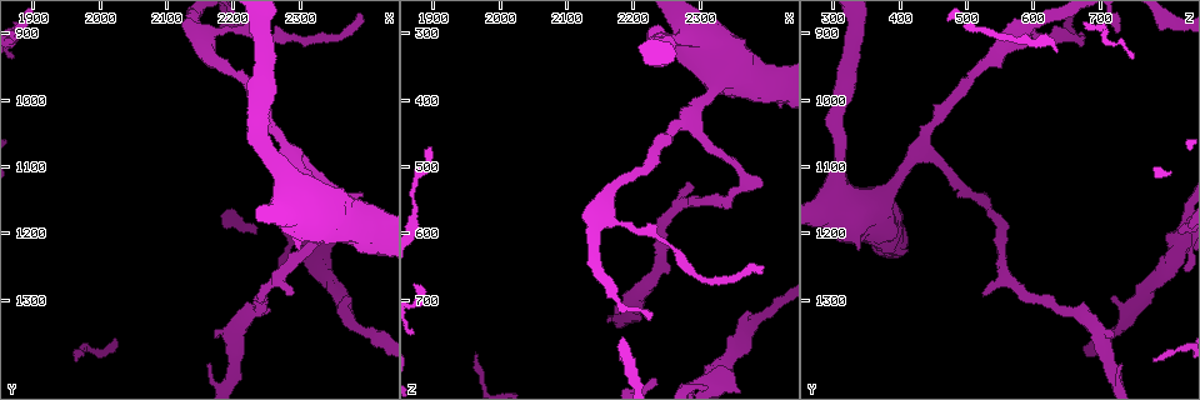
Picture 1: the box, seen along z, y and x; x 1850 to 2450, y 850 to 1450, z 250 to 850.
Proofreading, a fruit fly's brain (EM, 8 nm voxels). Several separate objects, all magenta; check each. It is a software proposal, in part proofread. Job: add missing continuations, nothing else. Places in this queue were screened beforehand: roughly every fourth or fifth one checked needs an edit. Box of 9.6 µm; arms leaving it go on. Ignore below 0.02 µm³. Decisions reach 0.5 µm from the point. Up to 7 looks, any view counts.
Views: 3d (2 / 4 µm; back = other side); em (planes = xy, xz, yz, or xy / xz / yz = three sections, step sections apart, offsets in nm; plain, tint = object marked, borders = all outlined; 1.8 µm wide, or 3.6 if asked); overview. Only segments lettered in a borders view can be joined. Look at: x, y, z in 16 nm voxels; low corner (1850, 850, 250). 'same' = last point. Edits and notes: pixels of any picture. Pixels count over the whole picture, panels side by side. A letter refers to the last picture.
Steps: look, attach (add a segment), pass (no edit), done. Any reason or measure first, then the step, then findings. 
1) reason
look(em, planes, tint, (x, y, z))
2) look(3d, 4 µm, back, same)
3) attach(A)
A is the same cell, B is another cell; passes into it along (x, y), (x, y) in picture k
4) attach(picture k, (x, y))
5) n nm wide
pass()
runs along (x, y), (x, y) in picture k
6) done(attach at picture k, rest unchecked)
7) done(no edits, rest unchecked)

an open end
look(3d, 4 µm, (2220, 895, 730))

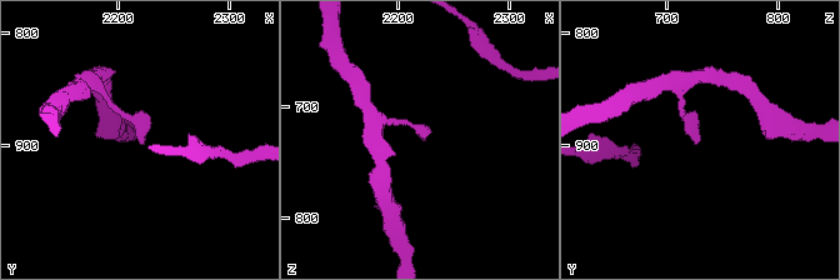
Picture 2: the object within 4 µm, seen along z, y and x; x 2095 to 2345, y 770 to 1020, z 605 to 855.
look(em, xz, step 16, tint, (2224, 900, 726))

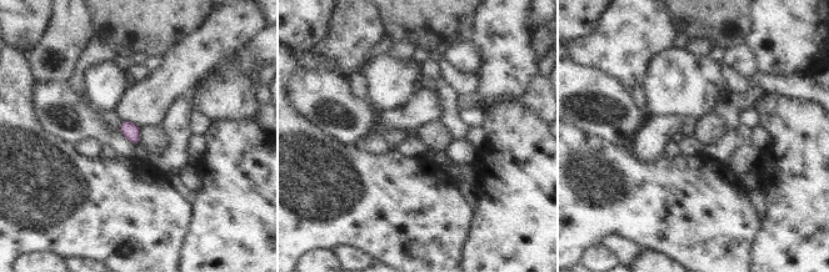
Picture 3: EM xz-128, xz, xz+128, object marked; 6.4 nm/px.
another direction
look(em, planes, borders, same)

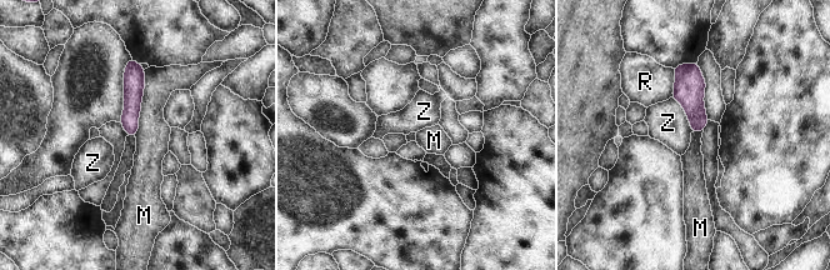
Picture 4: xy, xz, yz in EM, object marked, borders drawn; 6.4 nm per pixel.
M touches over 440 nm
pass()
M, R and Z are other cells; runs along (131, 63), (133, 108), (130, 133) in picture 4; no lettered segment goes on from it

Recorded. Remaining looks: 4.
branch stops here
look(em, xz, step 8, plain, (2175, 1350, 720))

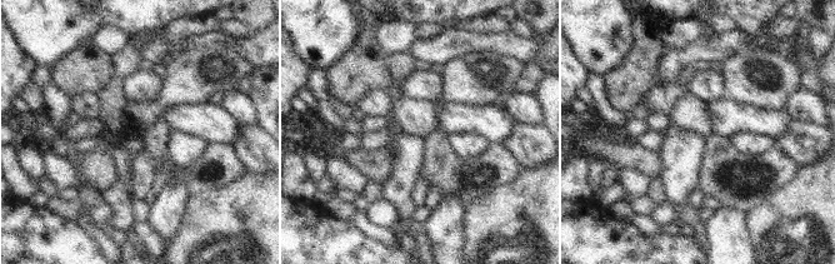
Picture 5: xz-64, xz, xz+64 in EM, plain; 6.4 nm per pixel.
see the neighbours
look(em, xz, step 8, borders, same)

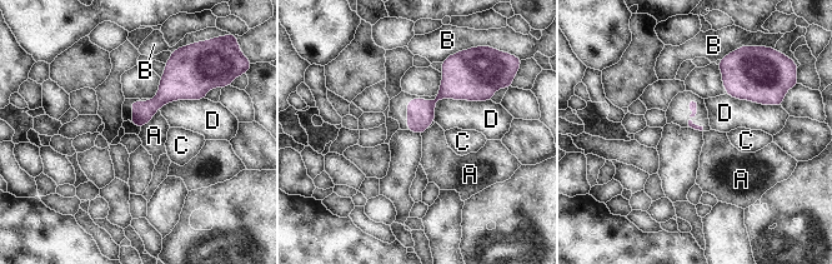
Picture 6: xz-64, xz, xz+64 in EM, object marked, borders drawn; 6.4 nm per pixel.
pass()
A, B, C and D are other cells; border along (159, 108), (141, 128) in picture 6; none of them fits

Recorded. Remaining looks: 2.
done(no edits, rest unchecked)

